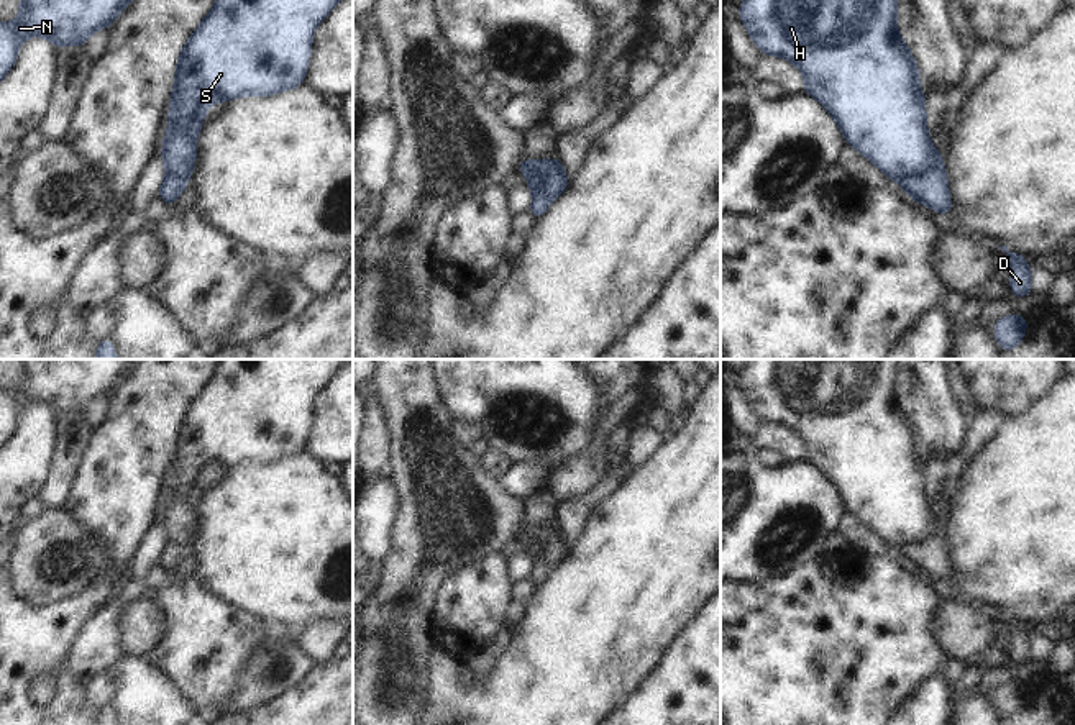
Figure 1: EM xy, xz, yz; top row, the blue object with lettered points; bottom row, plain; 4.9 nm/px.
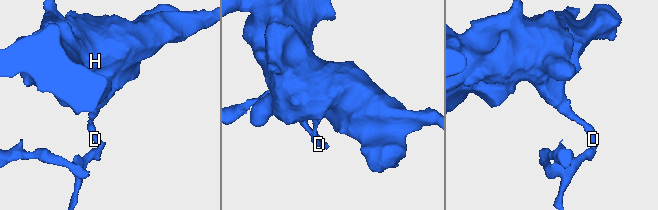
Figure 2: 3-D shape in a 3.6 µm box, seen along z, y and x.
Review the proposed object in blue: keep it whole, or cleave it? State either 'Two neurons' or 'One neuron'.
Two neurons.

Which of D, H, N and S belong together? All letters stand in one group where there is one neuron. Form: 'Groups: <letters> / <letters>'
Groups: D / H N S.

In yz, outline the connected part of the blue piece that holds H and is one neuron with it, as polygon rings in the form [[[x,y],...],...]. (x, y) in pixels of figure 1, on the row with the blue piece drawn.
[[[743,0],[739,7],[739,15],[762,54],[785,57],[801,69],[804,74],[804,92],[827,108],[842,130],[847,144],[880,167],[890,177],[890,182],[904,180],[909,176],[926,176],[934,167],[937,154],[926,125],[926,95],[917,82],[917,64],[896,28],[896,0]]]

